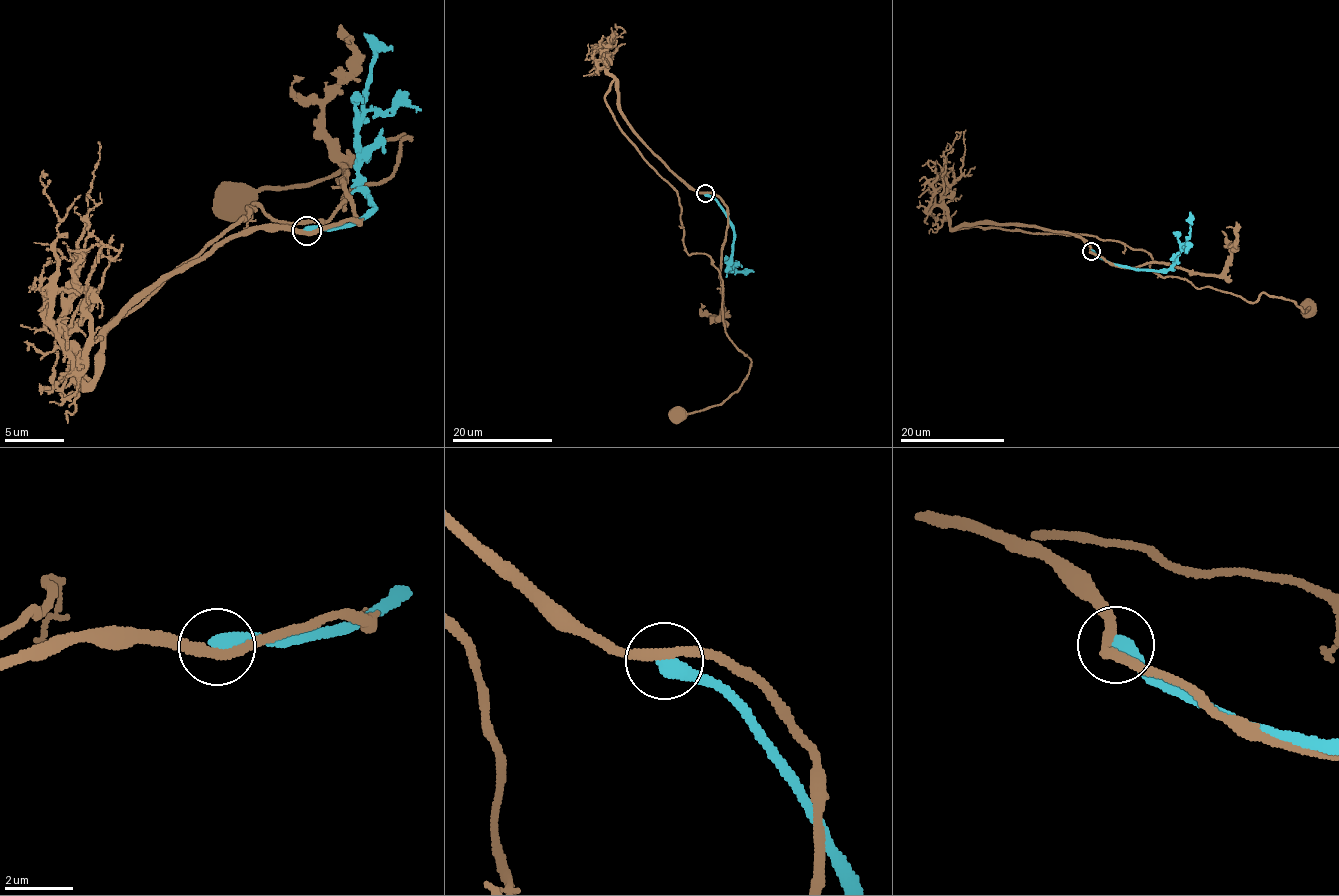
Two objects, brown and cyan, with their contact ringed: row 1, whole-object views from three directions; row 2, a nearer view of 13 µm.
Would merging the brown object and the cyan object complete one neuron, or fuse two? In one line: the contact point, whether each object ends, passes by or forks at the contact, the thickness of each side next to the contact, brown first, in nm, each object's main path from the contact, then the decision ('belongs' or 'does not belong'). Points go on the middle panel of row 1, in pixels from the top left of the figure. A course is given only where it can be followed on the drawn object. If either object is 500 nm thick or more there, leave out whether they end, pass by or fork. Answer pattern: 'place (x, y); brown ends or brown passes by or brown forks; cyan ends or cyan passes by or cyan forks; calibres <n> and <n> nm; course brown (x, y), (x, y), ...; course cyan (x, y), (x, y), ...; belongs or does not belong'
place (705, 193); brown passes by; cyan ends; calibres 280 and 460 nm; course brown (705, 192), (638, 135), (614, 80), (605, 102), (673, 188), (751, 361), (721, 403), (668, 416); course cyan (705, 194), (717, 201), (733, 231), (733, 255), (728, 267), (731, 271), (734, 264), (730, 261); does not belong

